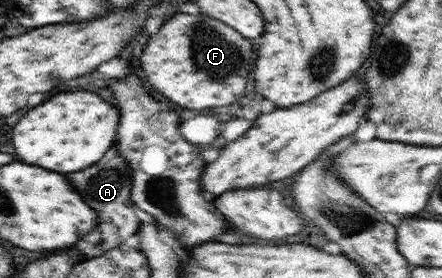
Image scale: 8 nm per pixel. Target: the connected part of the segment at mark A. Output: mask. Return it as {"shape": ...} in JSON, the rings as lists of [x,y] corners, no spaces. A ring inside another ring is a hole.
{"shape":[[[116,147],[108,149],[104,159],[94,163],[94,167],[88,167],[80,173],[70,173],[68,179],[76,185],[84,203],[88,203],[96,211],[96,217],[98,217],[96,229],[89,231],[82,241],[76,243],[76,247],[78,247],[78,251],[83,258],[100,257],[120,244],[136,245],[137,231],[142,221],[138,219],[132,208],[134,207],[131,200],[132,170],[126,161],[118,155]]]}

